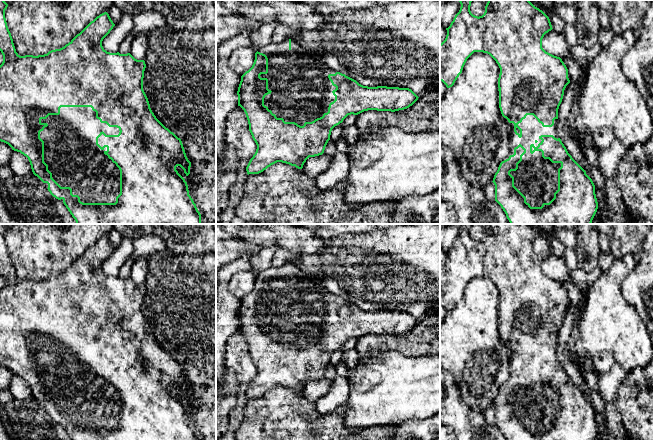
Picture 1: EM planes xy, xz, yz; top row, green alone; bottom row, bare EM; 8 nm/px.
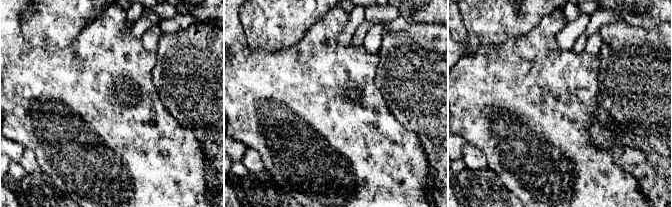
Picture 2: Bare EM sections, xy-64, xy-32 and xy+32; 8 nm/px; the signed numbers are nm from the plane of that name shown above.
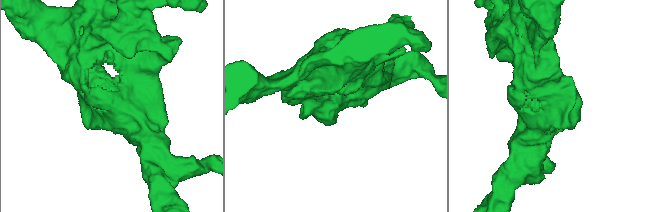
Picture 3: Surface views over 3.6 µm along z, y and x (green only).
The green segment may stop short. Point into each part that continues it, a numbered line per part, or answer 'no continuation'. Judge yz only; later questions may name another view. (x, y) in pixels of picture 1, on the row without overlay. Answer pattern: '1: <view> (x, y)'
1: yz (536, 402)

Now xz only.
1: xz (301, 316)

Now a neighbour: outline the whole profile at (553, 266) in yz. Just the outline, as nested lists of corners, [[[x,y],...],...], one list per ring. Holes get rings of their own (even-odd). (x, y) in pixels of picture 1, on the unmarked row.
[[[551,254],[546,257],[542,263],[542,272],[557,281],[571,281],[572,278],[569,275],[569,269],[566,266],[563,257]]]

